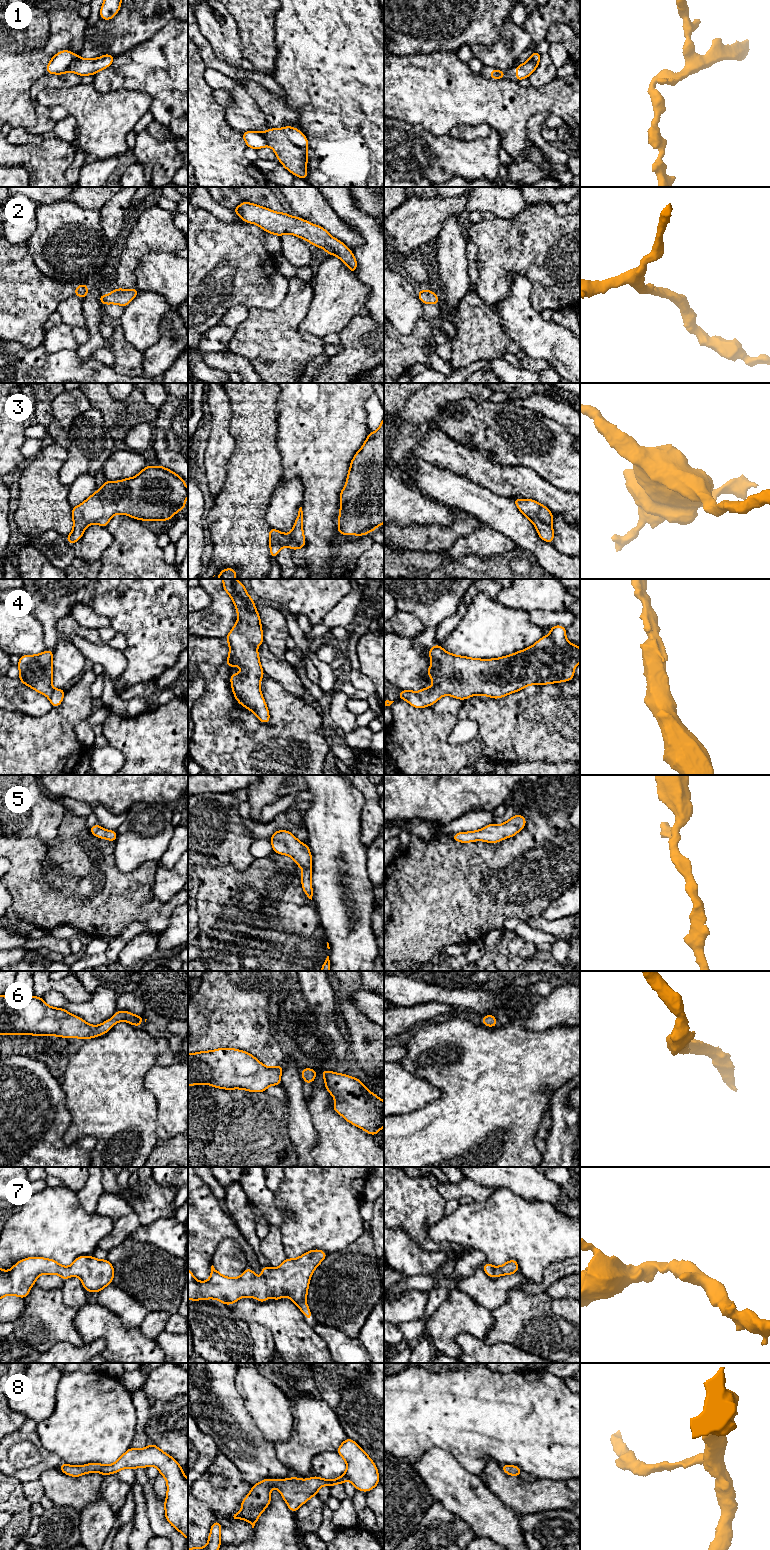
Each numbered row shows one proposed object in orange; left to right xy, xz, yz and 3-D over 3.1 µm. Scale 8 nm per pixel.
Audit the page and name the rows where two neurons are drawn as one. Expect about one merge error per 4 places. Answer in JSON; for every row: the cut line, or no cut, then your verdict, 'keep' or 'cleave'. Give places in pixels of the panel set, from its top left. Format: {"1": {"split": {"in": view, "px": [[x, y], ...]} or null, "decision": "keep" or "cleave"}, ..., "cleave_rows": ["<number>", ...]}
{"1": {"split": {"in": "xy", "px": [[79, 57], [69, 65], [65, 72]]}, "decision": "cleave"}, "2": {"split": null, "decision": "keep"}, "3": {"split": null, "decision": "keep"}, "4": {"split": null, "decision": "keep"}, "5": {"split": null, "decision": "keep"}, "6": {"split": null, "decision": "keep"}, "7": {"split": null, "decision": "keep"}, "8": {"split": null, "decision": "keep"}, "cleave_rows": ["1"]}

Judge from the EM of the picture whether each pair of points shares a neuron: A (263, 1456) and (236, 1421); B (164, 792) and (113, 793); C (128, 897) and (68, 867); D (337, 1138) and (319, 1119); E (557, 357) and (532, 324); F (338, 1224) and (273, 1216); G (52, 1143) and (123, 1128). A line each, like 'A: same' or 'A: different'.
A: same
B: same
C: same
D: same
E: same
F: different
G: different

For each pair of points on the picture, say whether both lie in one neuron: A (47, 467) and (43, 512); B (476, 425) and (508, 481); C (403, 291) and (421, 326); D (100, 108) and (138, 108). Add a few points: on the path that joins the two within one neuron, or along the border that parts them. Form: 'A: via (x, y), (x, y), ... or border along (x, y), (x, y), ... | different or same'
A: via (43, 478), (43, 501) | same
B: border along (479, 450), (488, 452), (499, 464), (521, 466) | different
C: border along (424, 317), (417, 321), (409, 334), (398, 332) | different
D: via (109, 108), (129, 108) | same

